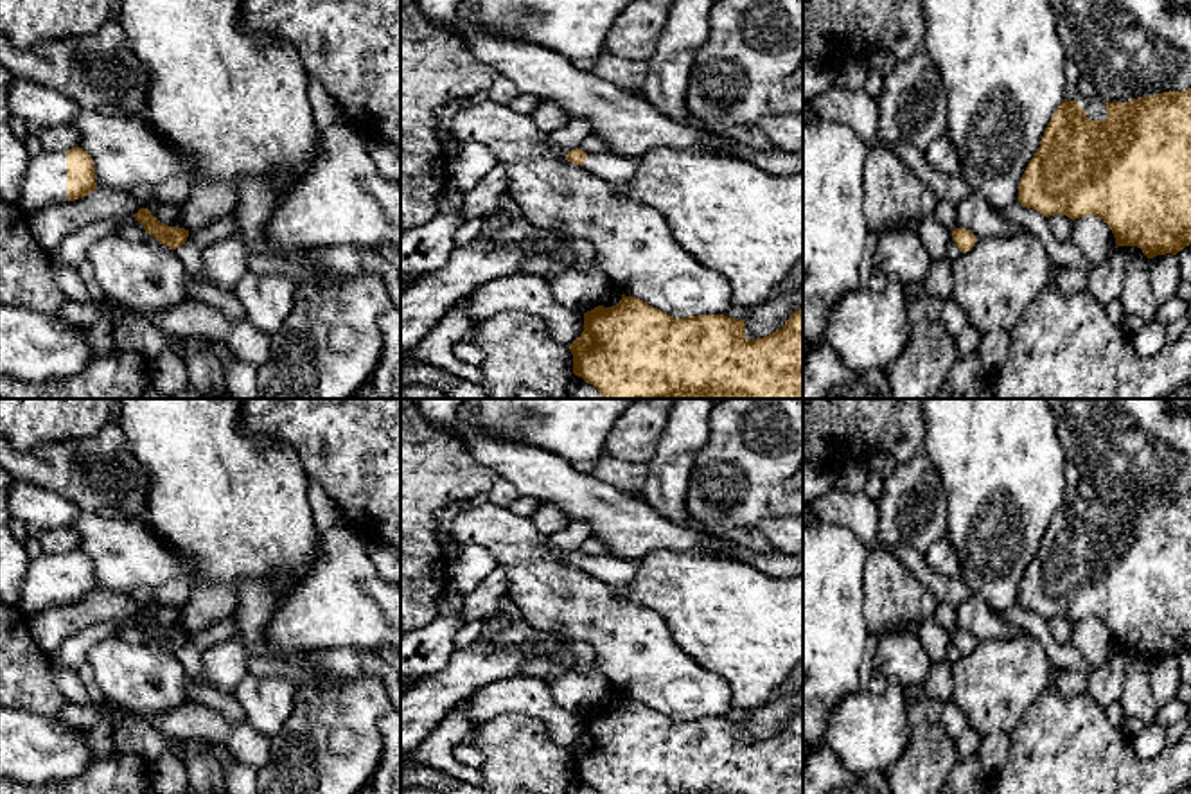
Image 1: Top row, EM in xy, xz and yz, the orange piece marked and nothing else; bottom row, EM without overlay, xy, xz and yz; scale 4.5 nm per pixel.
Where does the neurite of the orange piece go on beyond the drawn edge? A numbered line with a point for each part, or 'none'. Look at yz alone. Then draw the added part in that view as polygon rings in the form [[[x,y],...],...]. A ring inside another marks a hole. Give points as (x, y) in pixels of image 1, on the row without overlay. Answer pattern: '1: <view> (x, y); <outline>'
1: yz (1094, 511); [[[1078,498],[1076,505],[1083,510],[1083,514],[1089,521],[1092,521],[1092,523],[1105,523],[1107,521],[1105,505],[1099,499],[1087,503]]]

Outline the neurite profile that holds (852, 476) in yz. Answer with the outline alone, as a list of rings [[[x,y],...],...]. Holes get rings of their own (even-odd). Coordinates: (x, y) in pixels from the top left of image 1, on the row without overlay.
[[[851,462],[834,474],[835,487],[848,492],[864,492],[869,474],[866,462]]]

